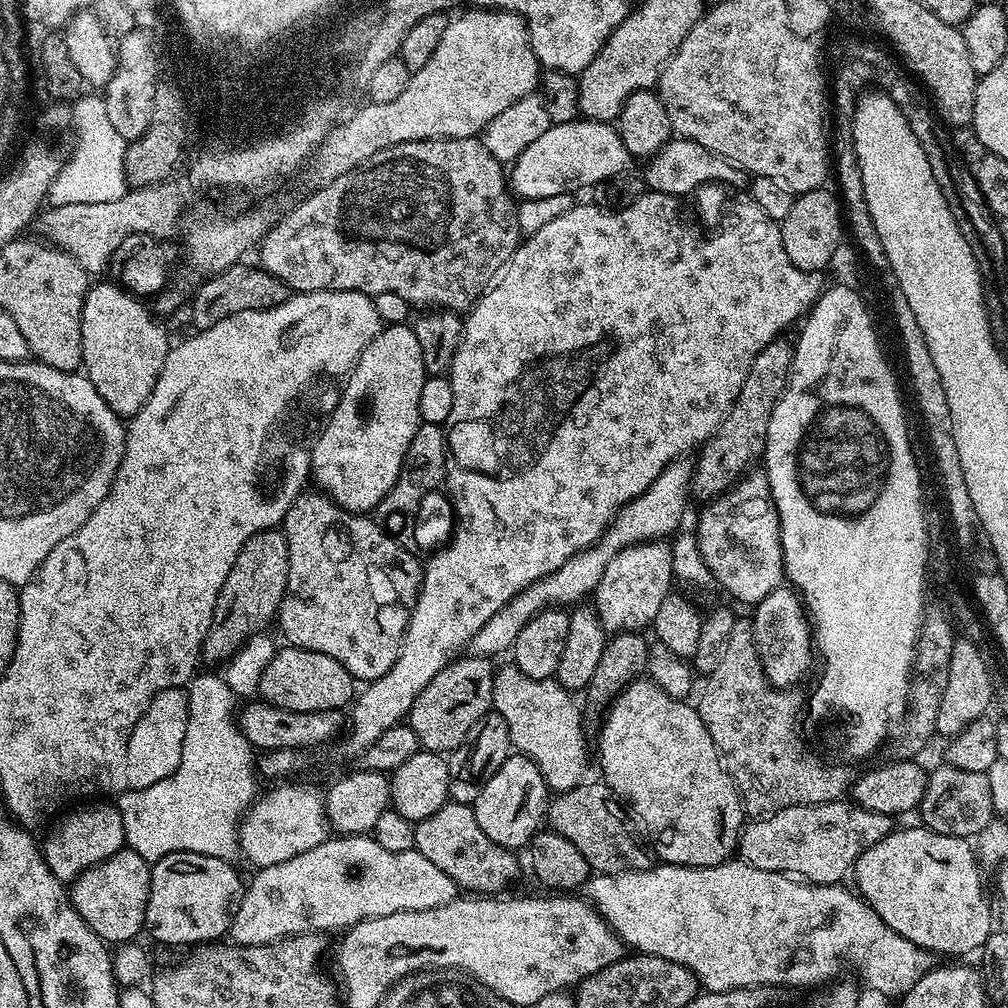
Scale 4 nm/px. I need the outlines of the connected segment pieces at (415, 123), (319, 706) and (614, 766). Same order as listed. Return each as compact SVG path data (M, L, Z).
M468 10L465 16L453 19L449 23L446 34L442 34L442 42L438 42L438 50L434 50L434 58L422 66L422 70L411 73L408 85L394 102L365 103L365 108L357 107L336 126L320 143L310 162L312 176L317 185L334 182L350 170L367 164L372 157L382 150L393 148L402 142L415 140L467 140L475 137L506 106L514 106L524 96L533 95L542 80L542 69L536 59L532 43L528 41L528 25L515 12L499 10Z
M281 647L266 666L260 679L259 699L282 710L295 712L317 712L318 710L344 710L353 703L358 692L357 681L342 666L334 662L330 654L318 654L314 650Z
M647 678L633 680L607 709L608 717L600 728L600 768L604 771L603 783L652 835L651 847L654 852L656 847L655 855L660 855L663 863L701 868L722 864L737 851L746 813L736 781L728 775L710 730L706 730L699 711L690 705L670 698L670 694Z

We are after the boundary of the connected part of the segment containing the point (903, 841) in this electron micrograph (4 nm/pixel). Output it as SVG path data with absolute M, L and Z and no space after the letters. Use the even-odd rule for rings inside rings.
M917 826L917 828L904 828L901 830L893 830L889 836L882 838L874 846L870 846L859 858L856 859L854 869L854 877L856 876L855 891L868 903L878 914L878 918L882 918L882 922L886 922L886 926L890 926L890 930L894 930L898 934L902 934L902 938L906 938L910 942L914 942L919 948L924 948L927 952L940 956L968 956L971 952L979 953L983 949L984 943L988 941L988 936L994 930L992 924L992 908L988 905L988 896L984 893L984 880L980 877L982 872L981 865L977 861L977 855L973 845L962 836L947 836L946 834L938 834L930 829Z

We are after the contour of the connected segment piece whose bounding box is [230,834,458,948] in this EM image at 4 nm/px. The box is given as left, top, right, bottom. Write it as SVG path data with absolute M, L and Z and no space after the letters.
M340 834L335 838L324 840L314 846L314 850L306 850L306 854L255 873L252 885L245 887L236 915L232 917L231 943L249 948L307 932L329 934L335 928L347 930L363 920L441 908L457 899L458 885L438 870L434 862L422 858L420 852L394 854L394 850L378 846L368 834Z

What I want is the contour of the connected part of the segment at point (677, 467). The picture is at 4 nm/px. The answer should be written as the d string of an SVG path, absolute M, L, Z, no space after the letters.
M681 458L666 466L662 474L654 478L652 485L641 496L634 498L625 508L621 508L600 537L599 544L585 552L579 552L558 570L554 570L554 574L534 582L529 588L518 593L502 610L498 610L498 614L494 614L494 618L490 618L490 622L486 622L486 626L482 626L478 634L474 634L471 651L475 655L489 658L496 658L499 652L507 653L520 636L520 631L544 609L553 606L576 606L583 601L580 600L583 596L591 597L610 558L635 544L647 544L649 540L664 540L668 535L671 537L680 528L678 526L684 516L684 507L687 506L688 500L690 501L693 475L693 465L687 459Z

